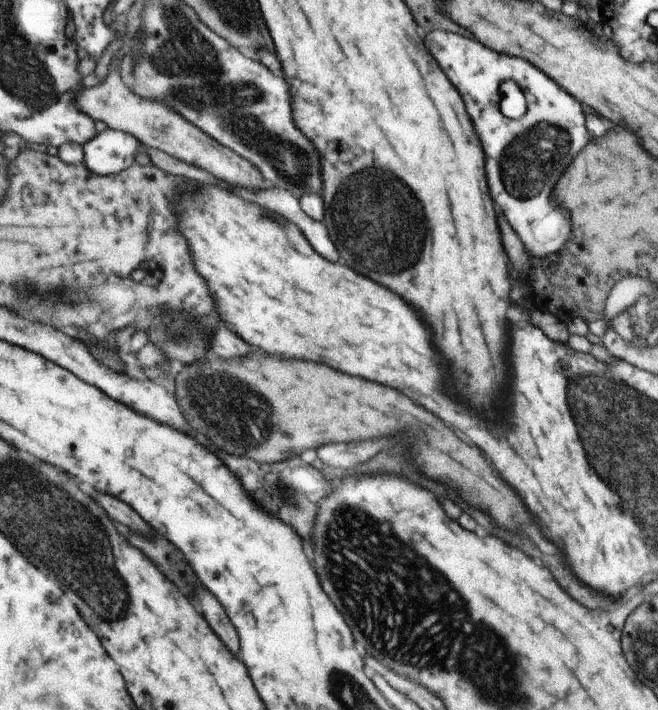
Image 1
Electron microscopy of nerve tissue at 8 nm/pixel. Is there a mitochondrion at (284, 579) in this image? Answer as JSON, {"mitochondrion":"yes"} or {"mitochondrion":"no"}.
{"mitochondrion":"no"}

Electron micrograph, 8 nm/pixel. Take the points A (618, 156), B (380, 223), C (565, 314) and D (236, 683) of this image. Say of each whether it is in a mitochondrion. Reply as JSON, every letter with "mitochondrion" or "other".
{"A":"other","B":"mitochondrion","C":"other","D":"other"}

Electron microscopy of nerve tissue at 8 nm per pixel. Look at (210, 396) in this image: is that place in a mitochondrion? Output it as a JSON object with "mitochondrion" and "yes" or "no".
{"mitochondrion":"yes"}

